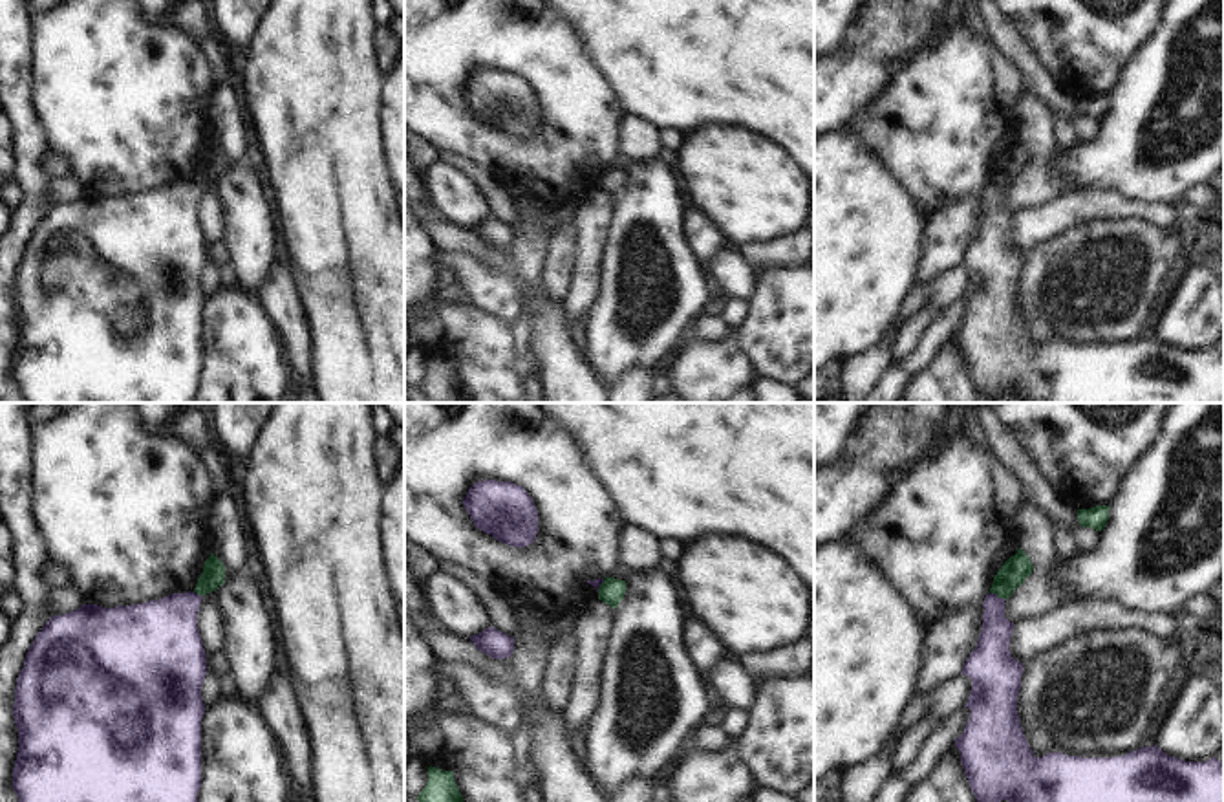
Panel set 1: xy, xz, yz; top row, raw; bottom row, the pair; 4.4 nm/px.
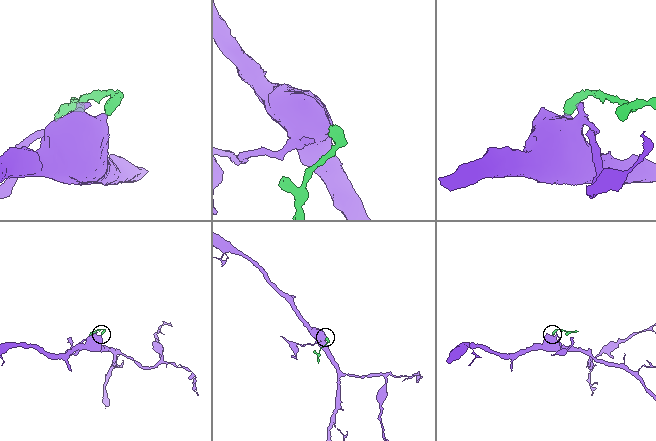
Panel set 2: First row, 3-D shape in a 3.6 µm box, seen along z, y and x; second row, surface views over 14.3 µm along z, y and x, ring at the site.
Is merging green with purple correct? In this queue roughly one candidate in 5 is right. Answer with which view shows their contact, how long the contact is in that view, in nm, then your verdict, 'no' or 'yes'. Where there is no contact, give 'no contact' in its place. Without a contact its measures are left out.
meets green in yz; contact 70 nm long; no

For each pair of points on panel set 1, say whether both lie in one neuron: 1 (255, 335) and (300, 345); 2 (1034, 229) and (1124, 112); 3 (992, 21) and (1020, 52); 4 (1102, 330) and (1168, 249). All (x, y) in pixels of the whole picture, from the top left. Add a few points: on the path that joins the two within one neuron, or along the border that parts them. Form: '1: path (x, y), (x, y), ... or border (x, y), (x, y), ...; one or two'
1: border (260, 304), (280, 341), (293, 383); two
2: border (1107, 195), (1063, 196); two
3: path (999, 28), (1014, 44); one
4: path (1107, 310), (1148, 270); one

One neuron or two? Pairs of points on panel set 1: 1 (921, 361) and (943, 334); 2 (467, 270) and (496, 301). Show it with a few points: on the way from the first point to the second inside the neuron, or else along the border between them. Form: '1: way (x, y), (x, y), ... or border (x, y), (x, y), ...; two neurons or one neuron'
1: way (923, 354), (935, 341); one neuron
2: way (472, 277), (489, 293); one neuron

